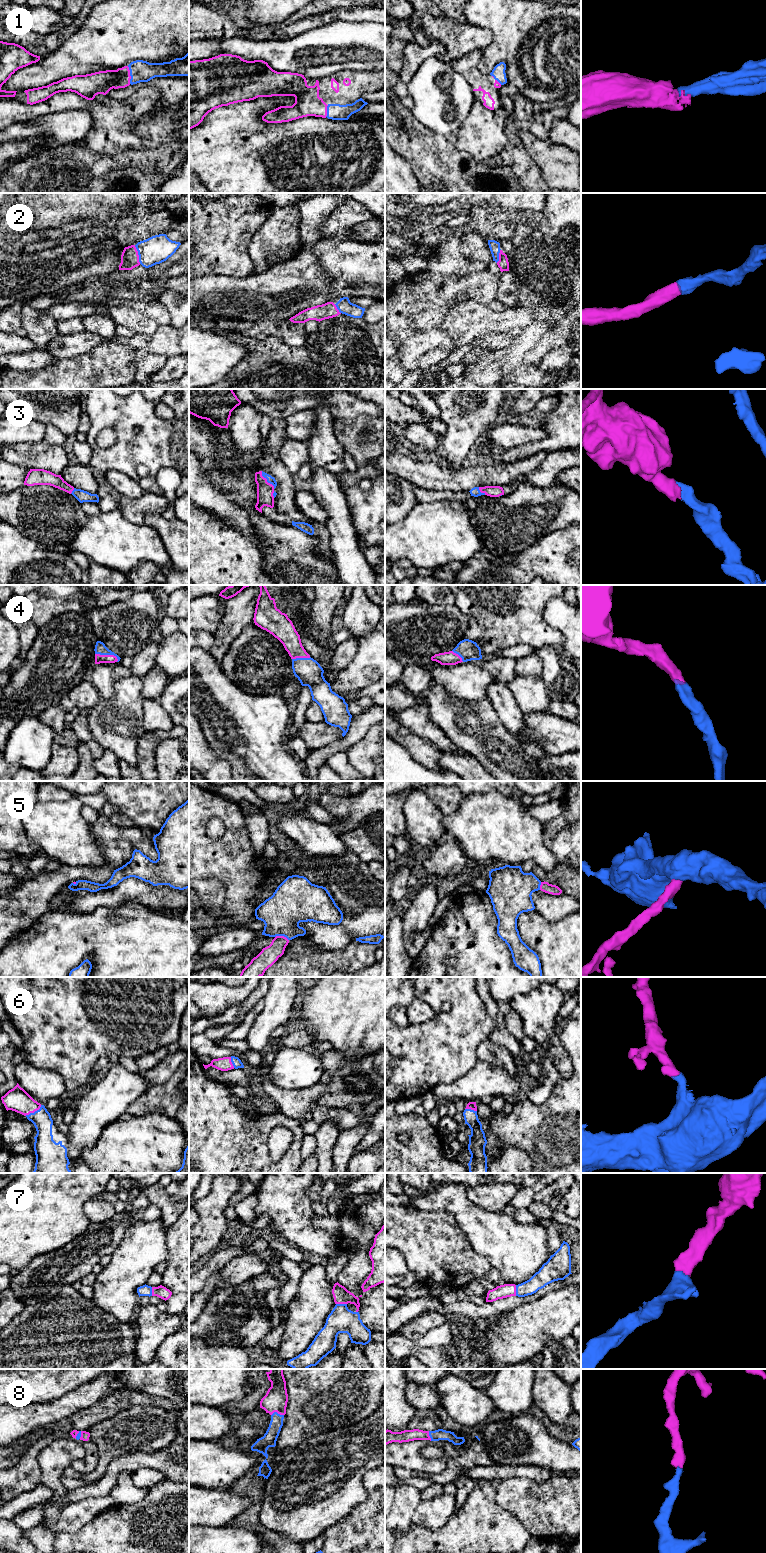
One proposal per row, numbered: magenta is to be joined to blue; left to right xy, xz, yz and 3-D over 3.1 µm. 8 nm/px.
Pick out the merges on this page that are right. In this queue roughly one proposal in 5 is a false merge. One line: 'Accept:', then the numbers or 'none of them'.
Accept: 1, 2, 3, 4, 5, 6, 7, 8

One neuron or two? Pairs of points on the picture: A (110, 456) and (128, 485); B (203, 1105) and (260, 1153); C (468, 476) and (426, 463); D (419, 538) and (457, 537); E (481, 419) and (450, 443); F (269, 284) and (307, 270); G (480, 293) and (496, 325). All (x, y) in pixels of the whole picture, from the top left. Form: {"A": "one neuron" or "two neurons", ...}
{"A": "two neurons", "B": "one neuron", "C": "one neuron", "D": "one neuron", "E": "one neuron", "F": "one neuron", "G": "two neurons"}

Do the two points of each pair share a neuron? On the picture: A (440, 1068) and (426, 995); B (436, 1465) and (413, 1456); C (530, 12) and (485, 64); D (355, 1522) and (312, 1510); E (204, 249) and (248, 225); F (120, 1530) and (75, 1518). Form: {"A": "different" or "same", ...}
{"A": "same", "B": "same", "C": "same", "D": "different", "E": "same", "F": "different"}

